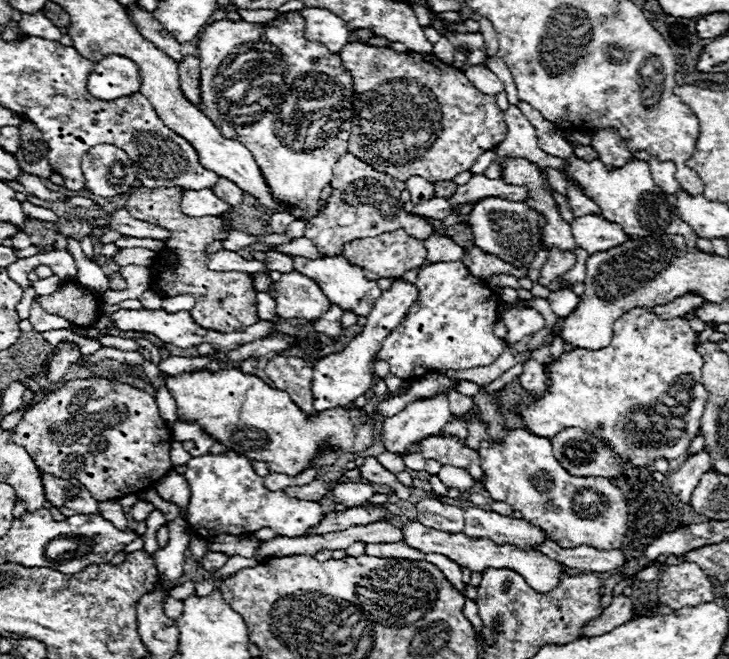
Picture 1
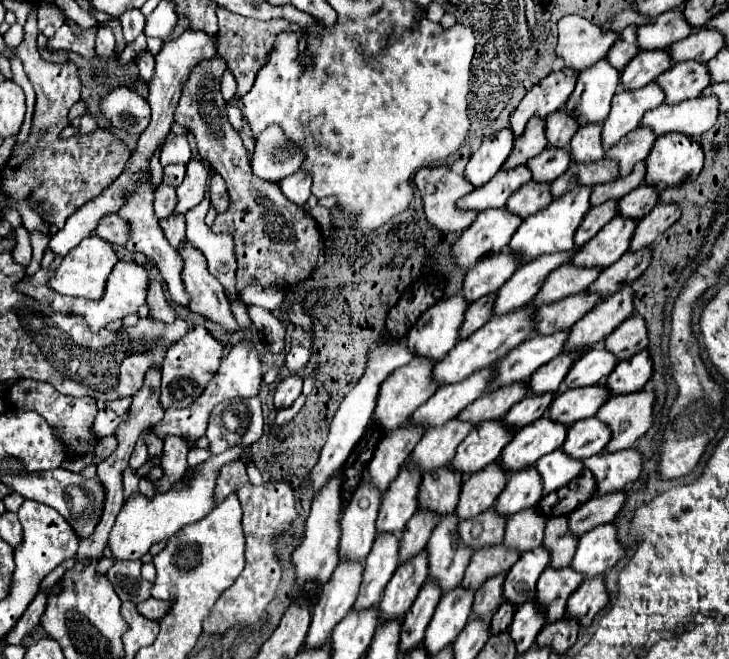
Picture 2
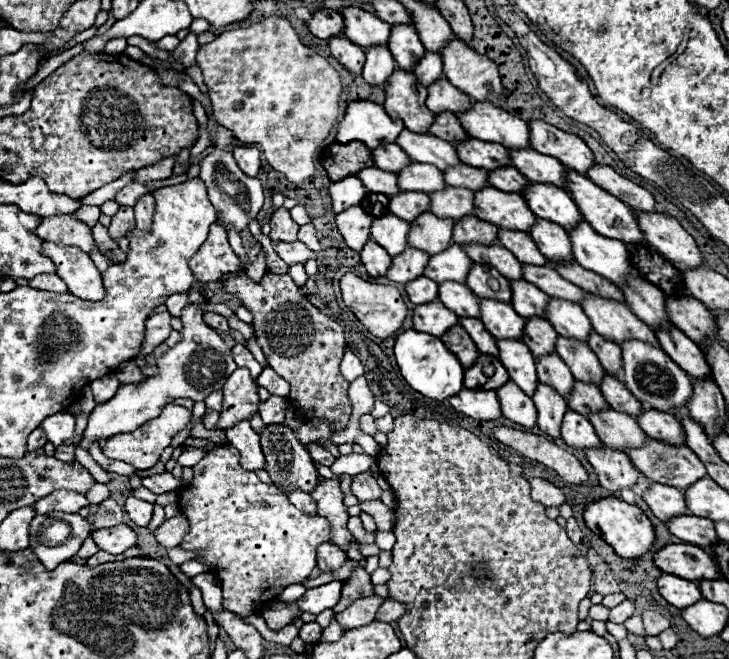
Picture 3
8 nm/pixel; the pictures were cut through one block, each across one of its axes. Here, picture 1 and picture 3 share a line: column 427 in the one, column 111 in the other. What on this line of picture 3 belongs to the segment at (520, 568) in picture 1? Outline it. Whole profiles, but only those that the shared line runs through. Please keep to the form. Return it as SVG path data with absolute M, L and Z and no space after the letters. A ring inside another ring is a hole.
M116 524L112 528L100 528L92 532L94 542L98 544L100 550L112 552L112 554L122 554L124 550L136 546L136 532L128 524Z

